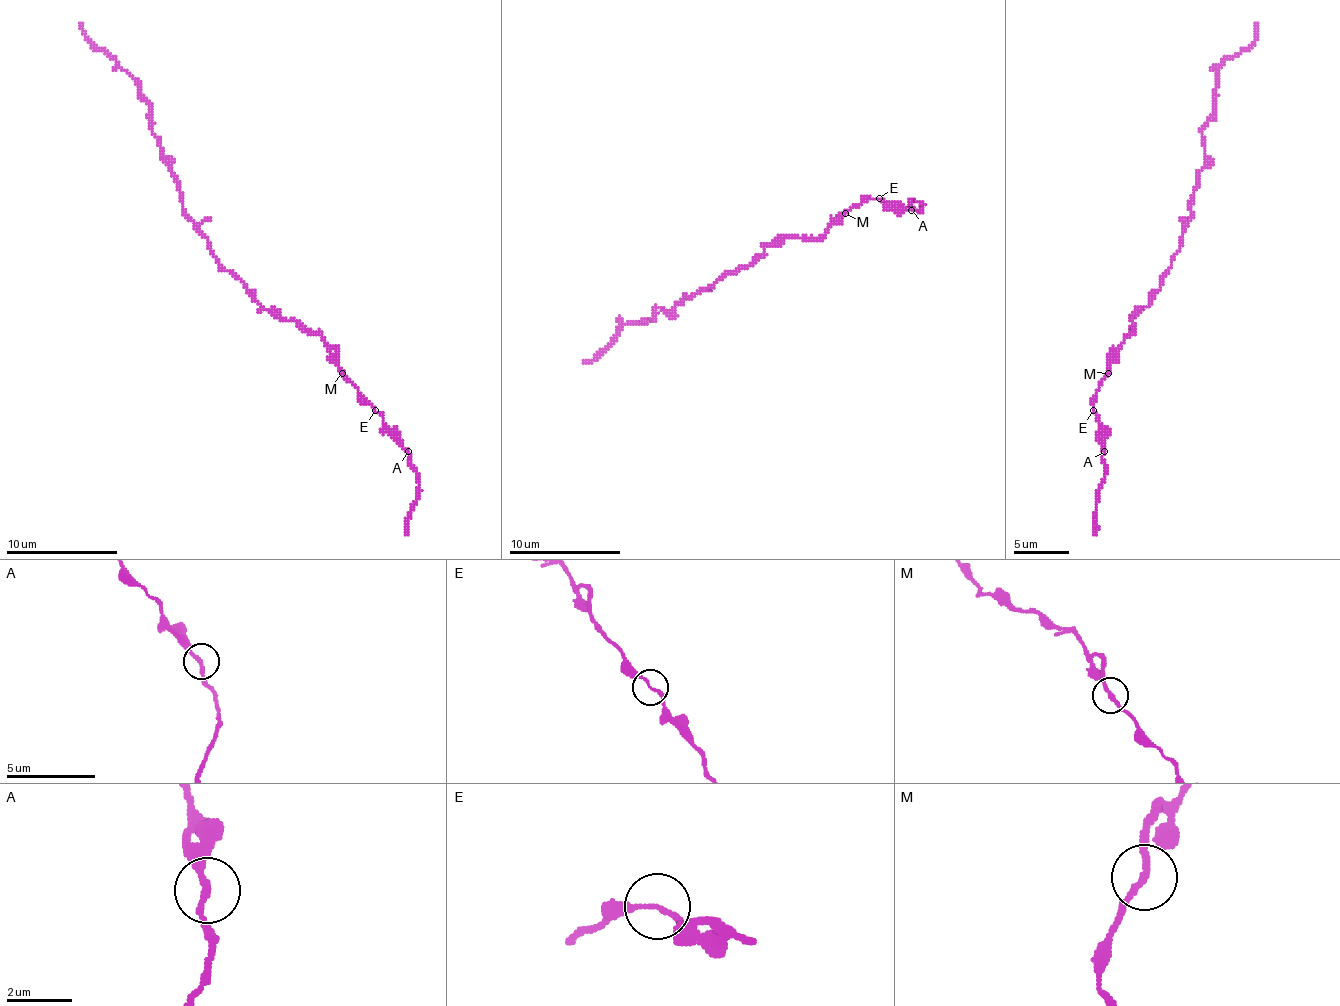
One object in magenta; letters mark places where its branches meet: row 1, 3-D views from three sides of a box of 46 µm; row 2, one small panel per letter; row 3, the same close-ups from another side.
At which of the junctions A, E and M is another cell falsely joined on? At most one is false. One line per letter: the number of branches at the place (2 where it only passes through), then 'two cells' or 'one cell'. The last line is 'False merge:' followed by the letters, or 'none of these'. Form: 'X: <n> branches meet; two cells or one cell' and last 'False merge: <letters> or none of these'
A: 2 branches meet; one cell
E: 2 branches meet; one cell
M: 2 branches meet; one cell
False merge: none of these

